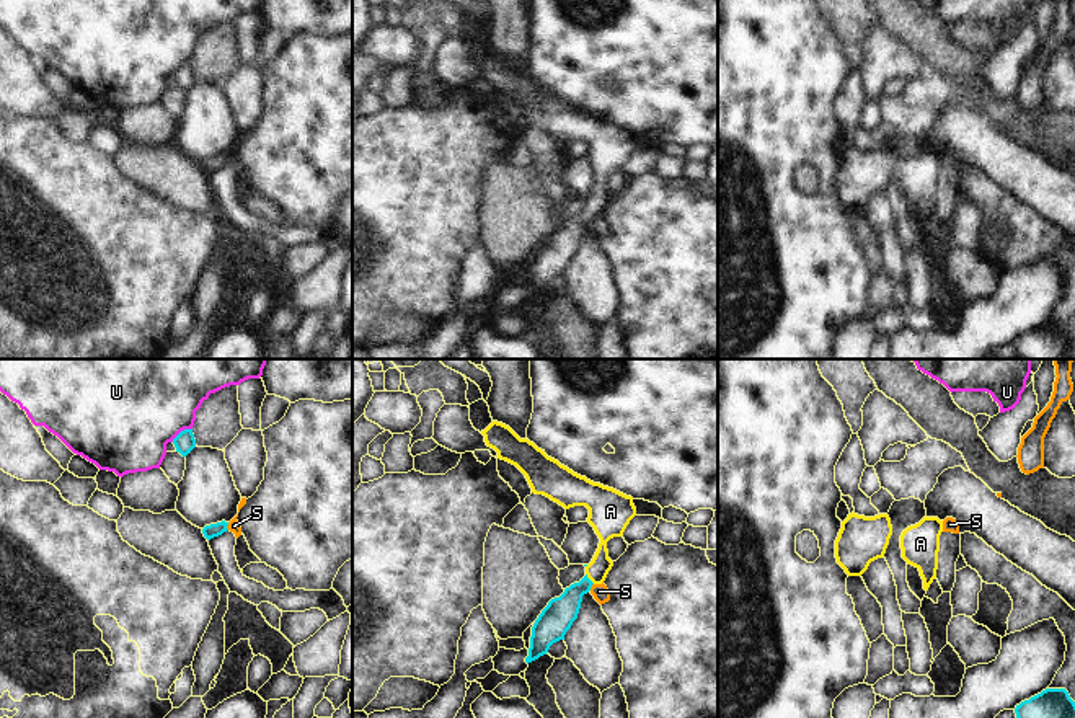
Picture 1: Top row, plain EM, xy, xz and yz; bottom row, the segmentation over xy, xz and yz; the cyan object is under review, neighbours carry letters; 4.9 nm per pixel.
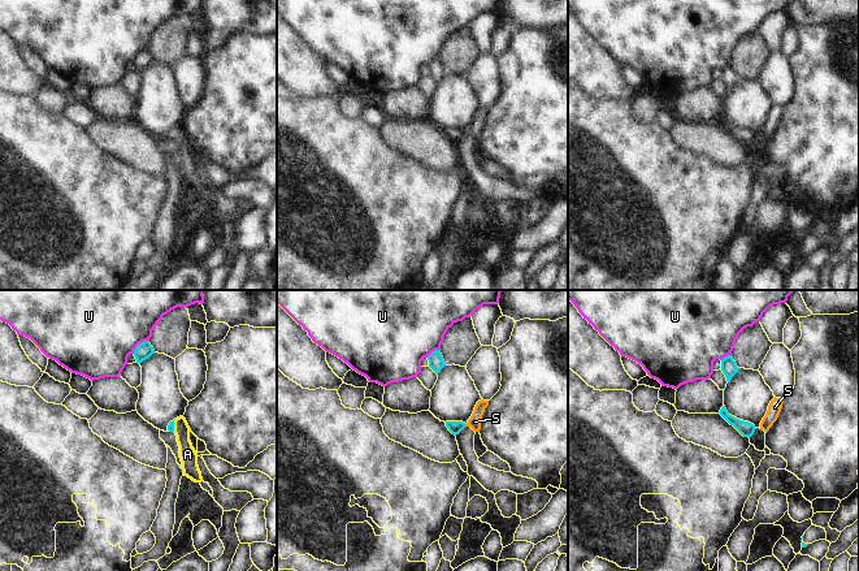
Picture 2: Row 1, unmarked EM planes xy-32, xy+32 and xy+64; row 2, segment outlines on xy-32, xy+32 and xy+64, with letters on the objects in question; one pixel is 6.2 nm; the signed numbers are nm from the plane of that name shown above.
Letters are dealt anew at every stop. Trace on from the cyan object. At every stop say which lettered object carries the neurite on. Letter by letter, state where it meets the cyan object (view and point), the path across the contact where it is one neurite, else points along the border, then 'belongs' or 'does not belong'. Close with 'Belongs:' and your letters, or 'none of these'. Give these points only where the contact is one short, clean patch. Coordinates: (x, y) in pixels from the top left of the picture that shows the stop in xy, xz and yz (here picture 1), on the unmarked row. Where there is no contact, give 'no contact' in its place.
A: contact xz (588, 212); way xz (557, 252), (588, 212), (597, 204); belongs
S: contact xy (227, 159); border xy (229, 157), (227, 163); does not belong
U: contact xy (181, 66); does not belong
Belongs: A

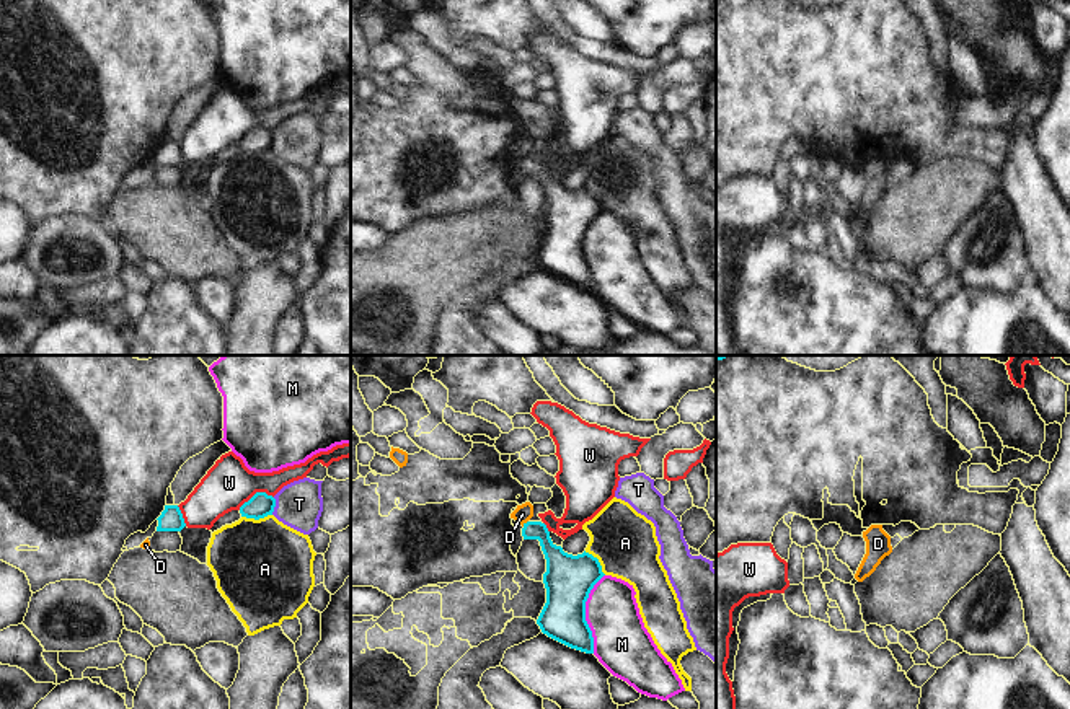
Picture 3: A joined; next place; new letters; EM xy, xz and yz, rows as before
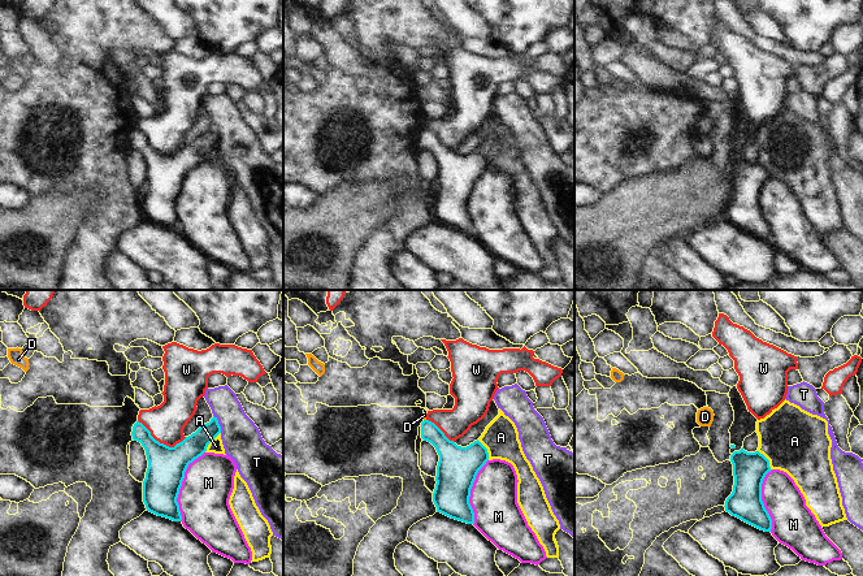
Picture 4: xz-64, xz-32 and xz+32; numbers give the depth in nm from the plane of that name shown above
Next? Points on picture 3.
A: contact xy (256, 154); border xy (271, 149), (261, 154), (242, 152); does not belong
D: contact xz (524, 158); border xz (527, 155), (522, 160); does not belong
M: contact xz (584, 248); does not belong
T: contact xy (274, 140); border xy (274, 132), (274, 145), (271, 149); does not belong
W: contact xy (256, 127); does not belong
Belongs: none of these

